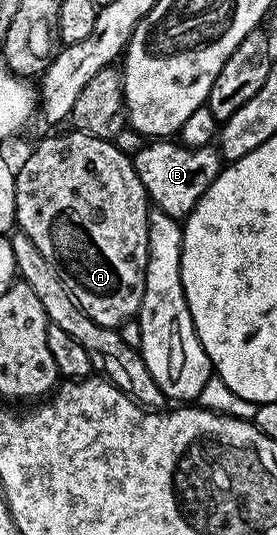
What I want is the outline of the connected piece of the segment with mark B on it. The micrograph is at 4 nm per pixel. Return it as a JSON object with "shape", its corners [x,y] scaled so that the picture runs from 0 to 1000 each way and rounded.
{"shape":[[[596,256],[527,267],[538,267],[527,275],[477,284],[473,295],[487,323],[502,323],[502,338],[516,338],[516,353],[538,363],[542,381],[603,406],[643,413],[679,409],[733,361],[747,361],[776,331],[791,331],[805,310],[794,280],[769,271],[675,275]]]}

